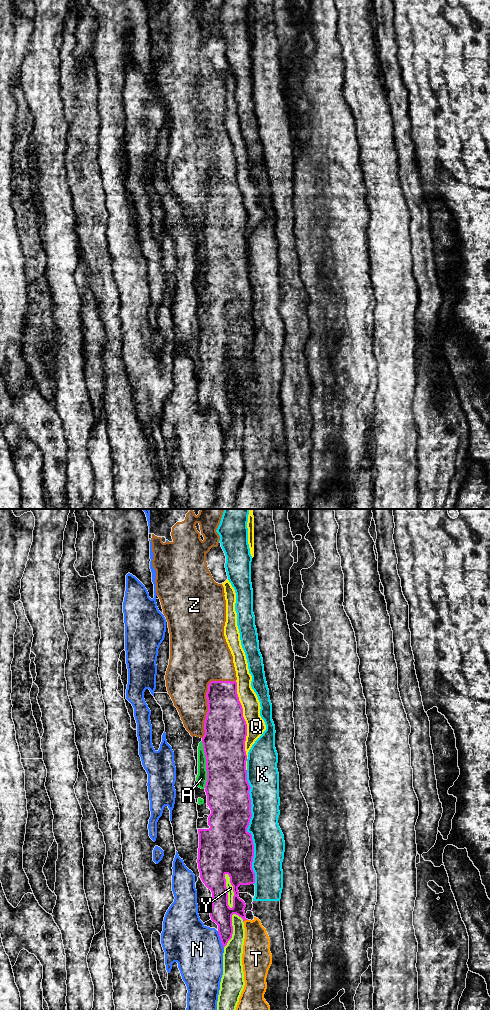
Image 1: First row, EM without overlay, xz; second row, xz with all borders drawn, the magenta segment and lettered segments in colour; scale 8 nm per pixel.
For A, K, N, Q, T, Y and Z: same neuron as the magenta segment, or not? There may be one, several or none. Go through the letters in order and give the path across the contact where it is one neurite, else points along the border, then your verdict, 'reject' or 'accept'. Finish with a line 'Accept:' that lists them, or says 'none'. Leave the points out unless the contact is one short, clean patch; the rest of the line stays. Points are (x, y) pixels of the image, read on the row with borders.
A: reject
K: reject
N: reject
Q: reject
T: reject
Y: reject
Z: accept
Accept: Z

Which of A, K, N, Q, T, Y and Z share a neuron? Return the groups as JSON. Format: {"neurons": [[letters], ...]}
{"neurons": [["A"], ["K", "T"], ["N"], ["Q"], ["Y"], ["Z"]]}

